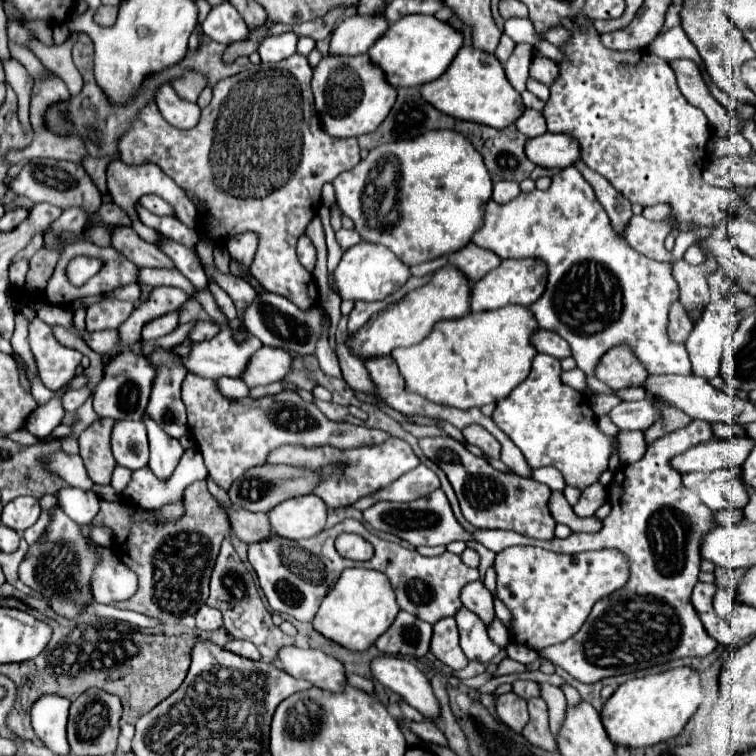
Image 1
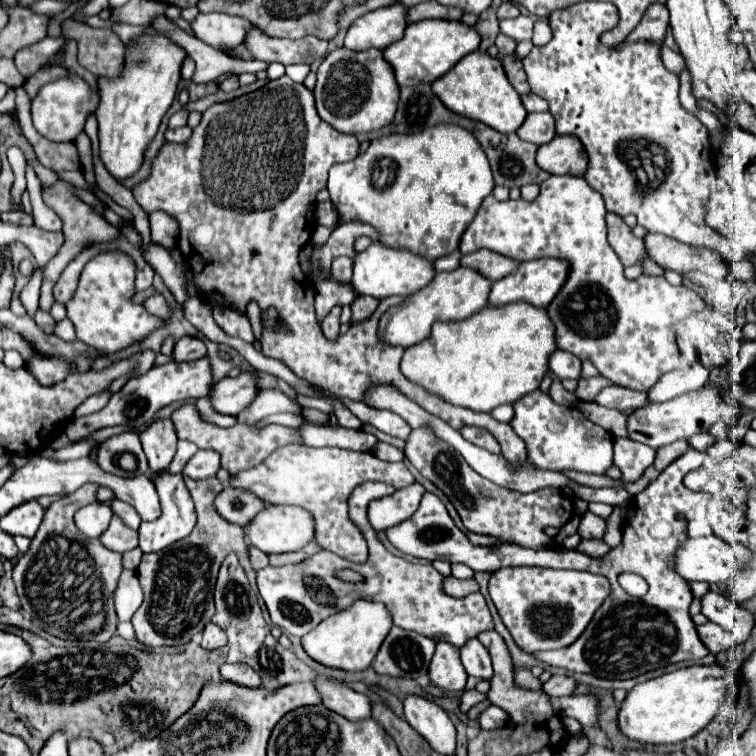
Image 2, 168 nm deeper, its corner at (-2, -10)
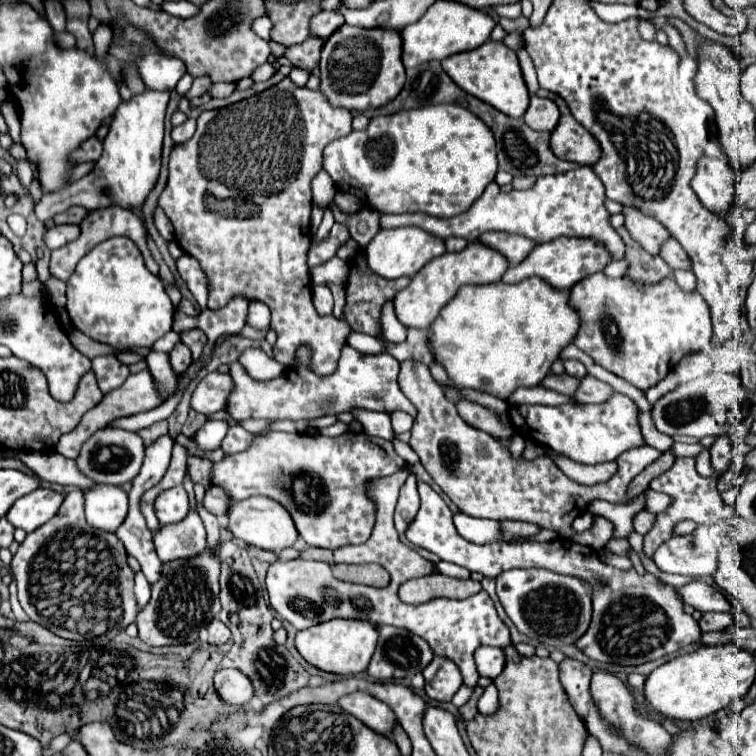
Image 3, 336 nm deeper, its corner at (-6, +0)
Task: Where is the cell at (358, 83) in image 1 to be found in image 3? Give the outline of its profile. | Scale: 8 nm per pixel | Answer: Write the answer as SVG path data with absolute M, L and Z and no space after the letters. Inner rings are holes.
M339 26L321 48L321 92L333 106L363 112L391 102L405 82L405 68L401 62L403 42L397 30Z

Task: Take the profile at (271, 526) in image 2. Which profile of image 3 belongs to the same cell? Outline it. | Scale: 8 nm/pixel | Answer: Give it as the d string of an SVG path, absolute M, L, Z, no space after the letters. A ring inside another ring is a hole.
M251 496L245 500L233 502L229 506L227 530L233 534L233 538L237 538L249 546L273 550L273 552L293 546L295 540L299 538L299 534L295 534L295 524L291 522L291 516L287 514L287 510L283 510L283 506L279 506L277 502L271 502L271 498L259 498L259 496Z

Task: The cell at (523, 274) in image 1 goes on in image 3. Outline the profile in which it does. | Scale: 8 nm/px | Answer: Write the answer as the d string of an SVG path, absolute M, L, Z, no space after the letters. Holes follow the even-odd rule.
M559 236L555 240L543 242L539 246L535 246L535 250L519 264L513 266L505 272L503 282L507 284L515 284L521 282L525 278L531 276L539 276L545 282L549 282L553 288L573 288L579 280L601 272L607 264L611 262L611 254L605 250L605 246L601 246L595 238L569 238L569 236Z

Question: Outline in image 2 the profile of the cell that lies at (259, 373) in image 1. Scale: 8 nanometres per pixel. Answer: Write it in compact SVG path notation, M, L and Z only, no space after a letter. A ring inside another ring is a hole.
M245 370L239 376L231 378L225 376L215 384L211 390L213 408L221 414L237 416L241 410L247 408L259 394L259 376L253 370Z

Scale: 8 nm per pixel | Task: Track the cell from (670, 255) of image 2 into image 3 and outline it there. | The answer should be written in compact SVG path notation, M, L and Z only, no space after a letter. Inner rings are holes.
M625 206L621 214L625 216L623 226L629 230L631 238L637 240L651 254L659 254L661 244L669 238L667 230L663 230L663 226L659 226L659 222L655 222L655 218L647 216L635 208Z

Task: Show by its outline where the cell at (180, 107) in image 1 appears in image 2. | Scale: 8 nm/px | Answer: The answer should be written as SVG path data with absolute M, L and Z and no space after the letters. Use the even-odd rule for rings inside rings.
M183 126L183 128L175 128L175 130L171 130L171 128L167 128L167 132L165 132L165 140L169 140L169 142L187 142L189 138L191 138L191 128L189 126Z

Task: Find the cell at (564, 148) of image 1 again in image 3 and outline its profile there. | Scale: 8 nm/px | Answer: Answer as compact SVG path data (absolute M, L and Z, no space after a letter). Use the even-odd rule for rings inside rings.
M553 94L551 98L557 102L557 106L561 110L561 120L551 134L553 154L563 160L577 162L581 166L593 166L601 156L599 142L595 140L595 136L587 128L583 128L573 118L567 104L557 94Z

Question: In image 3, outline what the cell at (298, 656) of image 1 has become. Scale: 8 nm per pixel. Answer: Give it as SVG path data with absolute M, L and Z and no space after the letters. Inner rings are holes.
M351 694L347 698L341 698L339 706L345 712L349 712L351 716L359 718L367 728L371 728L383 736L391 736L391 732L399 724L395 712L387 704L375 700L367 694Z

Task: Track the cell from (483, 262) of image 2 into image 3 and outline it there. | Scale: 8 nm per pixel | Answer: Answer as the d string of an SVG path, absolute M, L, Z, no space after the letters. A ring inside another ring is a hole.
M487 232L487 234L481 234L479 240L499 250L509 260L511 266L517 266L519 262L523 262L523 258L527 258L527 254L535 248L533 240L519 234L509 234L509 232Z

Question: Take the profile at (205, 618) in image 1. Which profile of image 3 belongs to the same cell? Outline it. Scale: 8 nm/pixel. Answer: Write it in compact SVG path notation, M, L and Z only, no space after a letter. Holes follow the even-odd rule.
M215 618L209 626L207 626L207 642L209 644L215 644L215 646L221 646L229 640L231 632L227 630L227 626L223 626L223 622L219 622L219 618Z

